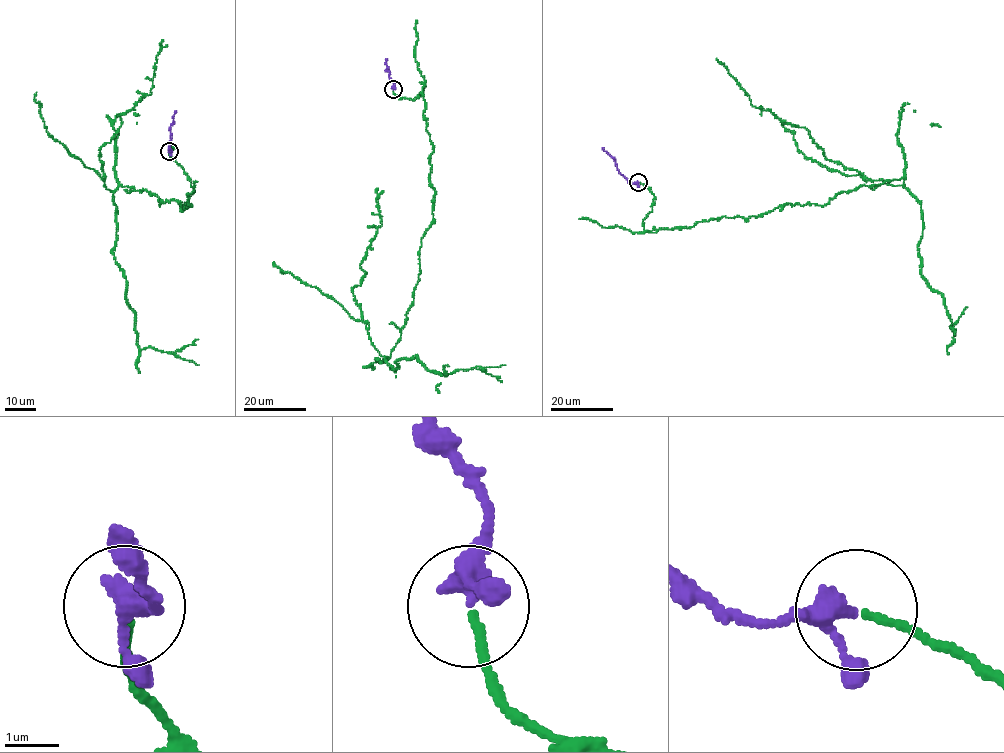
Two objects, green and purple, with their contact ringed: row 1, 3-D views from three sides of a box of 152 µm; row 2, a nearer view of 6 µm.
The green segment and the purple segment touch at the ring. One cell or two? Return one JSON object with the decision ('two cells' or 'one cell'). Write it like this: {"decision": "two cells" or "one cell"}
{"decision": "one cell"}

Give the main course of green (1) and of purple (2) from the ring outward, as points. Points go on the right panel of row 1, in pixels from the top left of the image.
1: (639, 183), (654, 195), (643, 225), (656, 232), (903, 186), (826, 159), (808, 130), (751, 104), (717, 58)
2: (638, 183), (631, 183), (625, 178), (613, 157), (602, 148)

